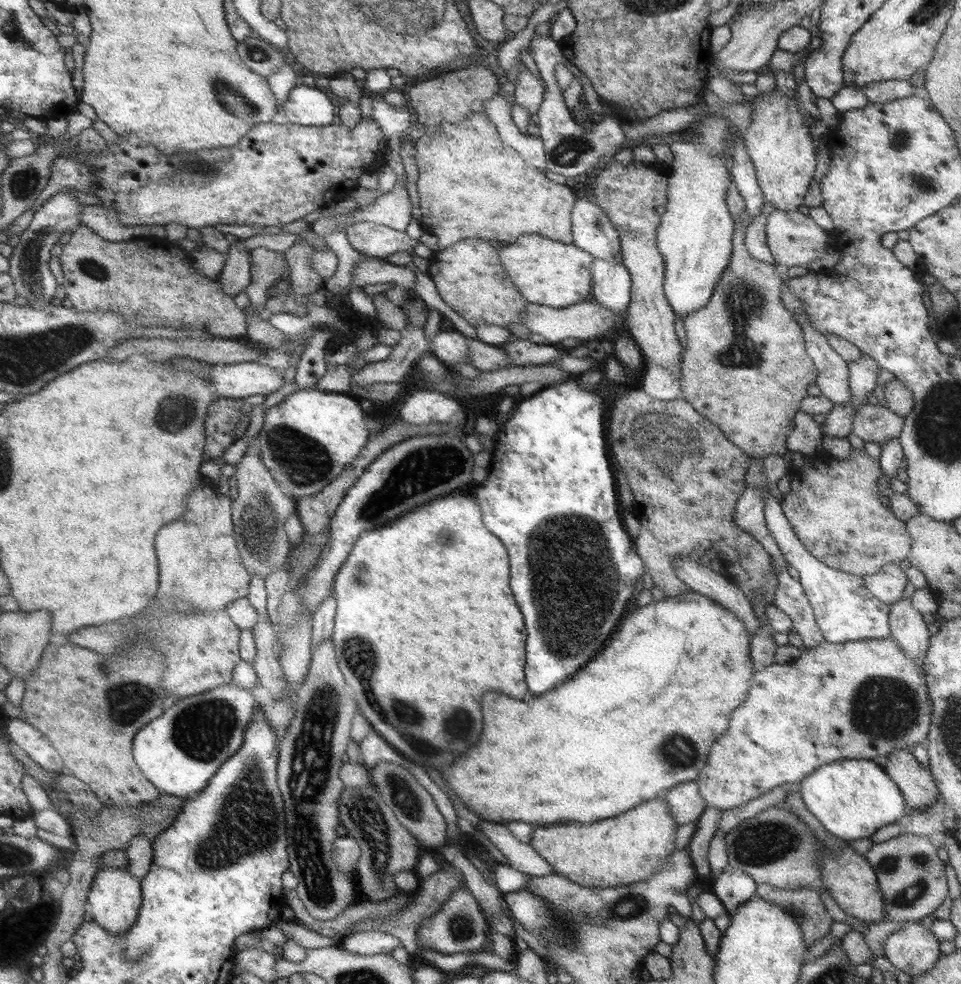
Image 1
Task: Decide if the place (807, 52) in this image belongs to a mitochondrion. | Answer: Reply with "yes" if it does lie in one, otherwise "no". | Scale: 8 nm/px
no

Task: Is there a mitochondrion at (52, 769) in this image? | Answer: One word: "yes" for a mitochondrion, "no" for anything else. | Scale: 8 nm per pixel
no

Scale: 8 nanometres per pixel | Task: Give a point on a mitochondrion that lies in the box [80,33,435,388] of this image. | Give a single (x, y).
(235, 101)

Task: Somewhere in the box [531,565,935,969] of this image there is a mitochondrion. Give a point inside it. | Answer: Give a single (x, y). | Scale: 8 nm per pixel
(883, 709)

